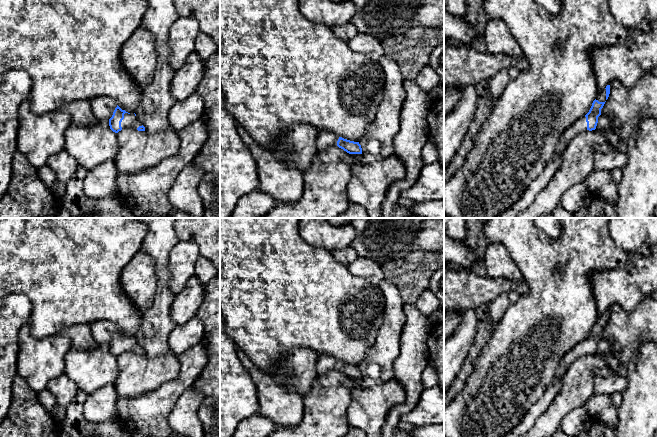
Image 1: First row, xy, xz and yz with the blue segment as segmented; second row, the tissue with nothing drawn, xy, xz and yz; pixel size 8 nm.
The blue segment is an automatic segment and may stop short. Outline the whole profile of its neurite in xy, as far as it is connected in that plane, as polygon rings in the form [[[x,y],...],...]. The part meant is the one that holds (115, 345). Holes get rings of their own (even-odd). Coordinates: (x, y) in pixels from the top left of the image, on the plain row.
[[[105,320],[96,321],[90,327],[97,345],[108,344],[110,353],[113,356],[118,357],[127,351],[135,352],[138,355],[145,355],[145,351],[136,341],[136,338],[122,334],[114,323]]]

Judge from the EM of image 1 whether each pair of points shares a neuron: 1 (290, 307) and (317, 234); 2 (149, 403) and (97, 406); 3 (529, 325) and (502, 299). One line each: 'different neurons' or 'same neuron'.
1: different neurons
2: different neurons
3: different neurons

